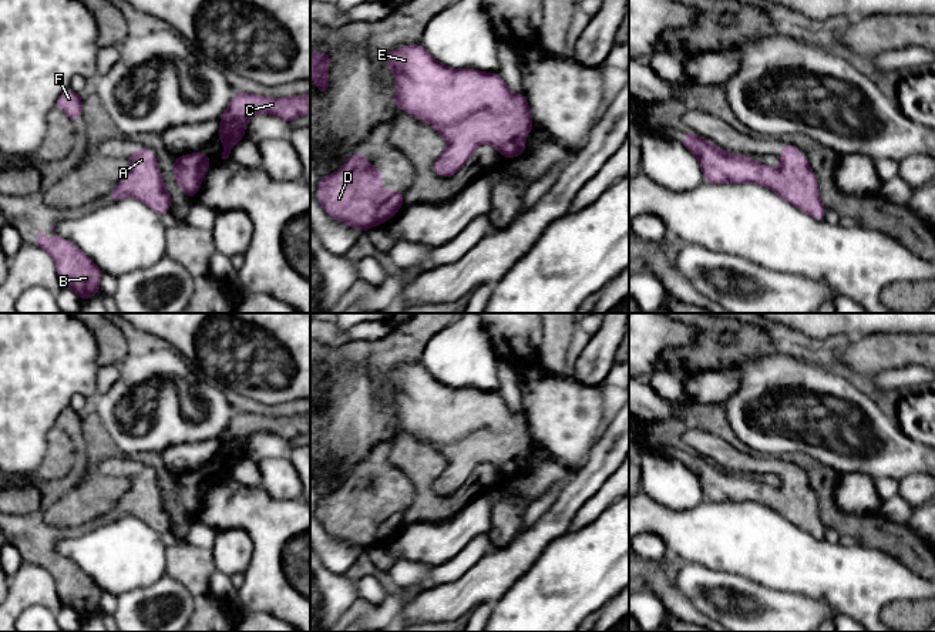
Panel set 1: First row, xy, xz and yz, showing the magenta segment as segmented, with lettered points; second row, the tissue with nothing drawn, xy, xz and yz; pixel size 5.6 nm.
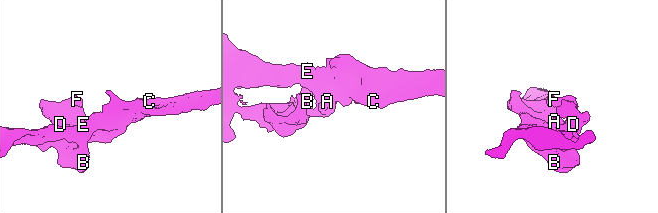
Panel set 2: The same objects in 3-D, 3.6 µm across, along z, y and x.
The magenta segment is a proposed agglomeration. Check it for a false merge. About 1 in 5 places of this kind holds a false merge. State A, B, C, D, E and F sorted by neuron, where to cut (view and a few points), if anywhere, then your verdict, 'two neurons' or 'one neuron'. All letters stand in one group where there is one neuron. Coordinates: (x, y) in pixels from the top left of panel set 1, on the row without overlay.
A B C D E F | no cut | one neuron

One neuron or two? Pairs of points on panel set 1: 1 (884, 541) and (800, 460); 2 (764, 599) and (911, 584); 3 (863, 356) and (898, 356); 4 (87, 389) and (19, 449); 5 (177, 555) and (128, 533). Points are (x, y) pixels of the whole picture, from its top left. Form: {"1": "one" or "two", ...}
{"1": "one", "2": "two", "3": "one", "4": "one", "5": "two"}

